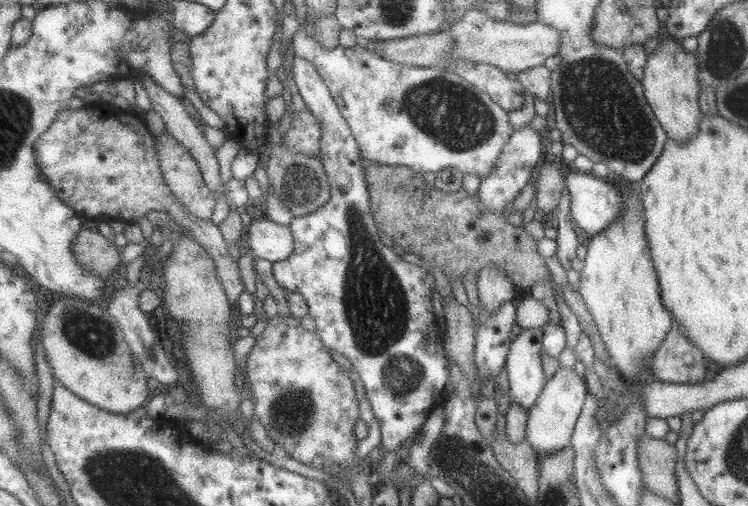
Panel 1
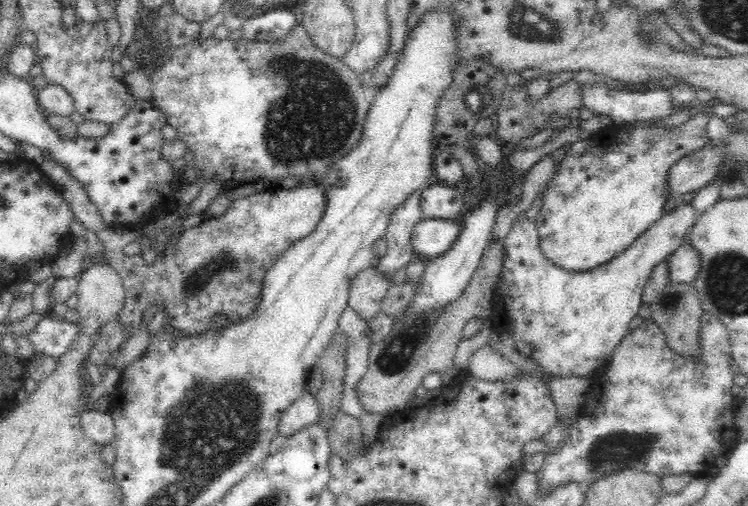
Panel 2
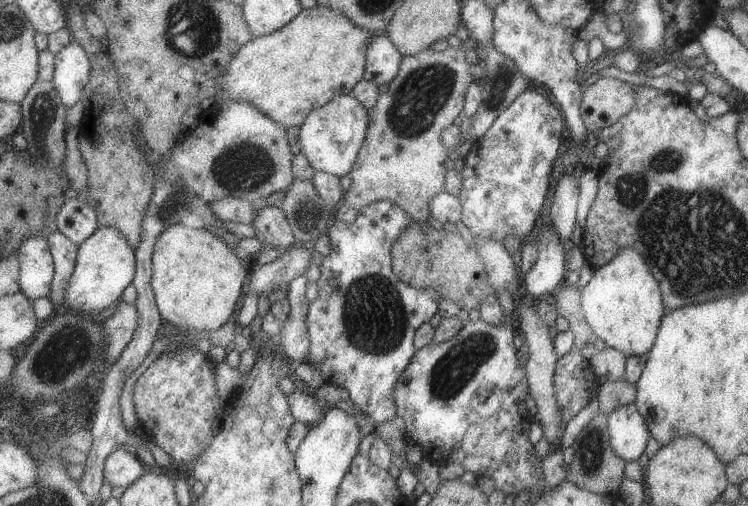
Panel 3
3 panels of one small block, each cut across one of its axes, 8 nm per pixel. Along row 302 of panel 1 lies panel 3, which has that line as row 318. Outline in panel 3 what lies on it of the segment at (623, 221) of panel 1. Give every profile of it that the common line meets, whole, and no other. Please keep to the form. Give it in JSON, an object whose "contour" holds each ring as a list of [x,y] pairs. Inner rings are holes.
{"contour":[[[633,247],[620,248],[606,265],[595,269],[591,280],[580,288],[580,307],[593,334],[627,357],[648,352],[666,312],[655,278]]]}

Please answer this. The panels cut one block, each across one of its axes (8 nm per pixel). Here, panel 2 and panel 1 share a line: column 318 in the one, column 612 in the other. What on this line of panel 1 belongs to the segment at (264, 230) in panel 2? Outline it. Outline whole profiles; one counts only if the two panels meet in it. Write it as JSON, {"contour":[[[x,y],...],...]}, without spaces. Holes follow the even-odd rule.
{"contour":[[[571,169],[564,176],[565,186],[569,195],[569,215],[571,220],[585,233],[591,235],[601,232],[610,222],[616,221],[623,212],[622,196],[618,189],[609,181],[591,175],[591,172],[579,172]]]}

